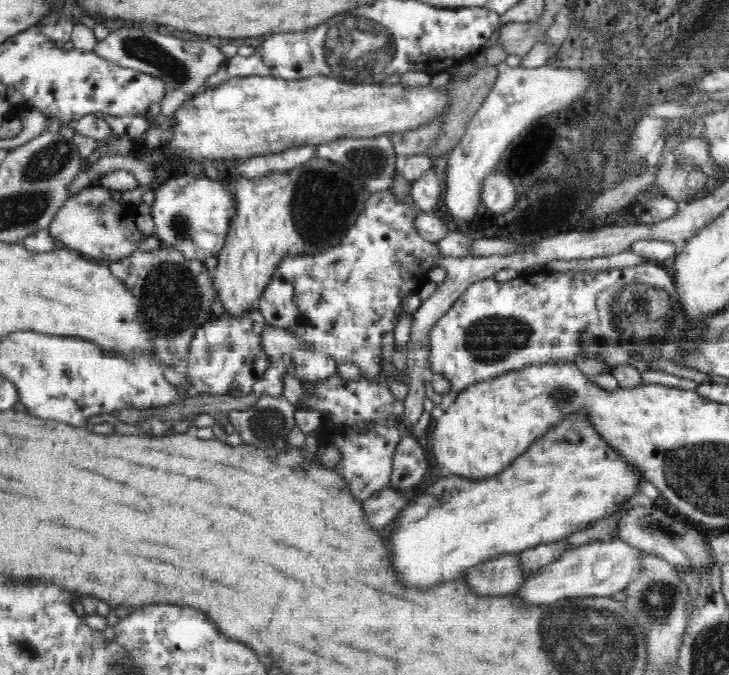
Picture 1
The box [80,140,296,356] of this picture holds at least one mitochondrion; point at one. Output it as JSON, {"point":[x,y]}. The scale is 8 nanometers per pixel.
{"point":[171,298]}

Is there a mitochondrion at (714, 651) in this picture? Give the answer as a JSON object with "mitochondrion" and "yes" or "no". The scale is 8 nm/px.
{"mitochondrion":"yes"}

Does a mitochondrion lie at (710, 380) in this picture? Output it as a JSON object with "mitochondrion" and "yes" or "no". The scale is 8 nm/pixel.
{"mitochondrion":"no"}

